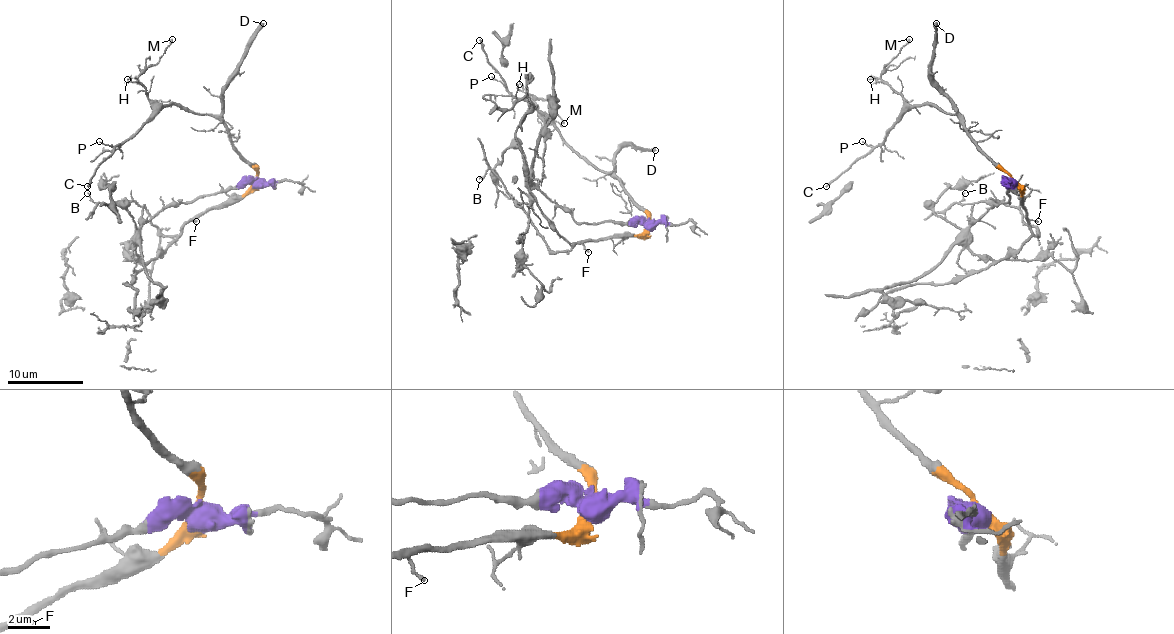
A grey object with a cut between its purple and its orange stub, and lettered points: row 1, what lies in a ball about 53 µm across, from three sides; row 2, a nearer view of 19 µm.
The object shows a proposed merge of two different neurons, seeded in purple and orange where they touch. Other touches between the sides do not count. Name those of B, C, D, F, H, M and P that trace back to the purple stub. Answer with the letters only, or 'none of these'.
none of these

